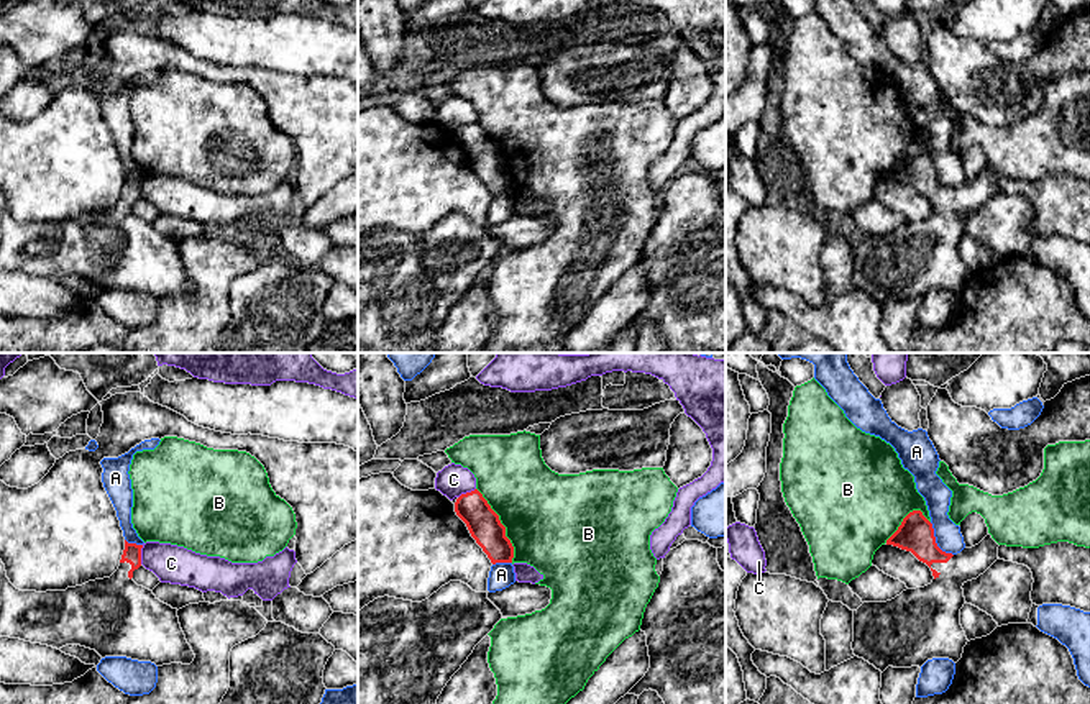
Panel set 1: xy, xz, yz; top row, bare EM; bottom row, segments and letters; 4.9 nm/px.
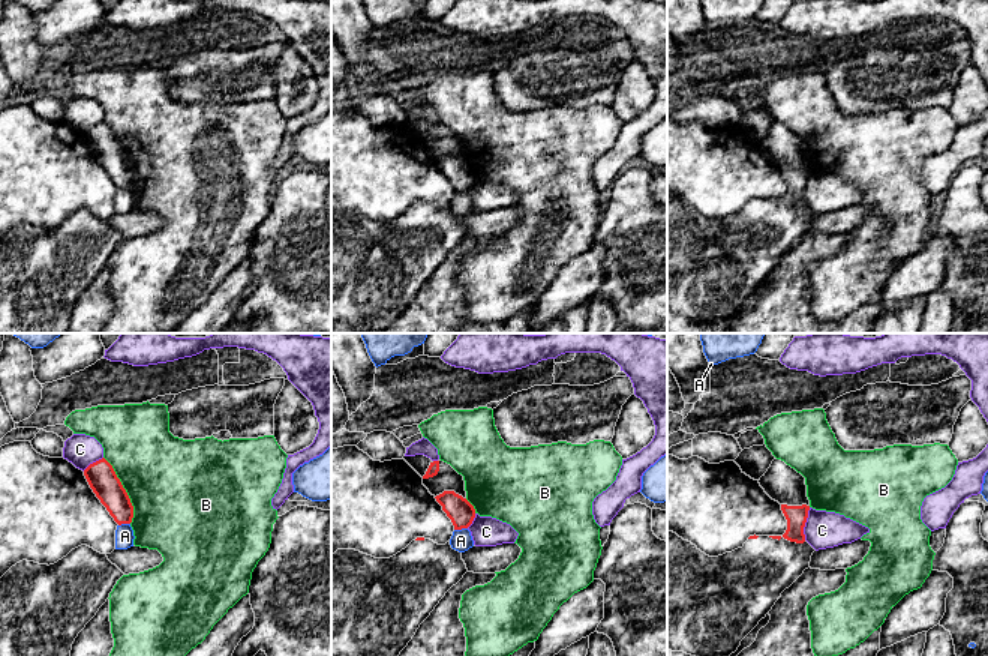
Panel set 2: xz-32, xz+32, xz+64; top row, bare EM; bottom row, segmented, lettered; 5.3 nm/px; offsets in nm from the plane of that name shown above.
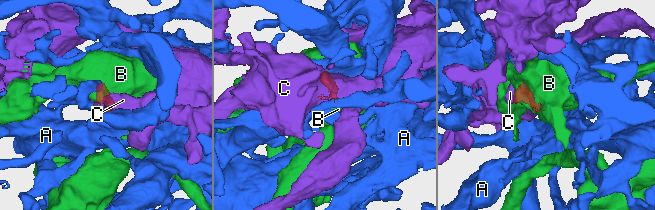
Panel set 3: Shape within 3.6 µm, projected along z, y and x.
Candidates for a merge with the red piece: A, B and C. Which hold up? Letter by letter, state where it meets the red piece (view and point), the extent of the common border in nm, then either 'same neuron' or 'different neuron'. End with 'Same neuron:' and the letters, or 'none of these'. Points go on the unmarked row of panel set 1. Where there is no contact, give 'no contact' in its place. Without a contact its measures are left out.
A: yz (934, 174) | 200 nm | different neuron
B: xz (503, 158) | 400 nm | different neuron
C: xy (140, 187) | 100 nm | different neuron
Same neuron: none of these

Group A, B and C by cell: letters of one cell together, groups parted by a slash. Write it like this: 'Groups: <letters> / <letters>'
Groups: A / B / C

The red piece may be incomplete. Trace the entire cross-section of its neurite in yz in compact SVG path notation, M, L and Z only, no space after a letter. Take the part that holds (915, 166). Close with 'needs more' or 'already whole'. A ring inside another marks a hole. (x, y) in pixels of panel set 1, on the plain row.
M921 143L909 144L886 177L911 184L931 200L934 212L891 233L863 235L854 243L854 287L882 305L888 299L921 300L932 290L957 295L969 274L960 258L960 241L967 236L962 218L998 192L1000 177L988 166L972 181L946 185Z | needs more

